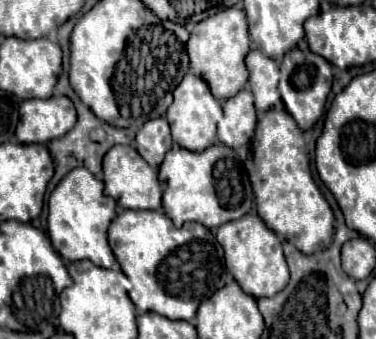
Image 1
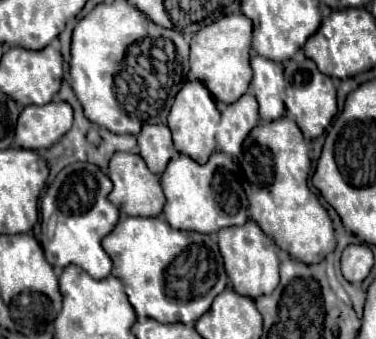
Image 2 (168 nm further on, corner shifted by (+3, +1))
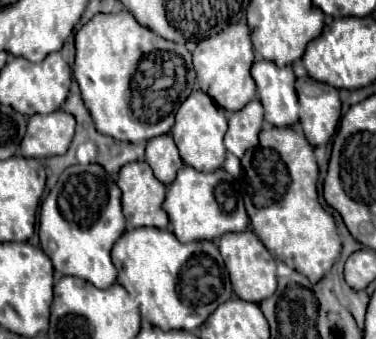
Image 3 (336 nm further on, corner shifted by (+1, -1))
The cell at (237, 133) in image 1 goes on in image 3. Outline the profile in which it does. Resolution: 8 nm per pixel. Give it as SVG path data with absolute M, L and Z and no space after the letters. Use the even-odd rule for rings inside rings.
M257 99L249 101L241 111L229 115L229 129L225 135L225 147L233 155L241 157L247 149L257 147L257 135L263 125L263 107Z

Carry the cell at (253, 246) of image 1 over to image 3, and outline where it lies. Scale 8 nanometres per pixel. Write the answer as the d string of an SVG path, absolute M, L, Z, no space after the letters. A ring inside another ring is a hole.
M251 229L223 235L219 241L219 249L225 261L225 267L229 271L233 291L239 299L261 303L263 299L273 295L273 291L277 289L277 273L275 273L277 263L275 263L275 257L269 253L269 249L259 241L259 237Z

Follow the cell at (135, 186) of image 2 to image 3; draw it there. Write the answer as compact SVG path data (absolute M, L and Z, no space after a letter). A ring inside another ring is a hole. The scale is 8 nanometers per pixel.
M145 161L125 163L119 171L117 185L121 189L123 215L129 227L161 227L169 225L161 207L165 201L165 185L153 175Z

